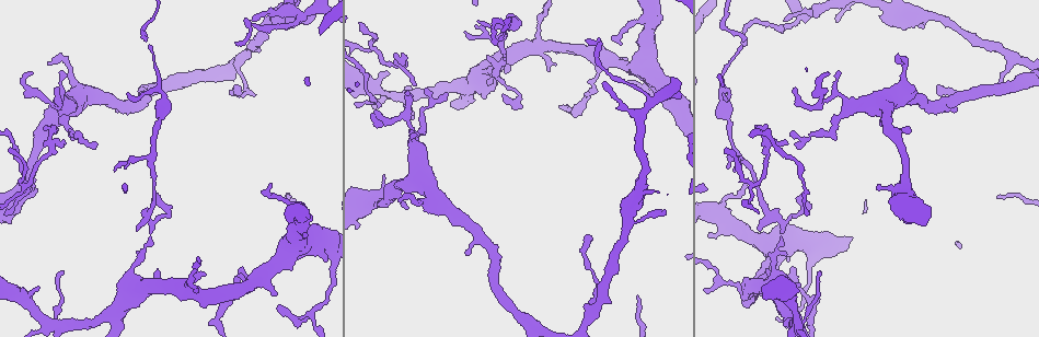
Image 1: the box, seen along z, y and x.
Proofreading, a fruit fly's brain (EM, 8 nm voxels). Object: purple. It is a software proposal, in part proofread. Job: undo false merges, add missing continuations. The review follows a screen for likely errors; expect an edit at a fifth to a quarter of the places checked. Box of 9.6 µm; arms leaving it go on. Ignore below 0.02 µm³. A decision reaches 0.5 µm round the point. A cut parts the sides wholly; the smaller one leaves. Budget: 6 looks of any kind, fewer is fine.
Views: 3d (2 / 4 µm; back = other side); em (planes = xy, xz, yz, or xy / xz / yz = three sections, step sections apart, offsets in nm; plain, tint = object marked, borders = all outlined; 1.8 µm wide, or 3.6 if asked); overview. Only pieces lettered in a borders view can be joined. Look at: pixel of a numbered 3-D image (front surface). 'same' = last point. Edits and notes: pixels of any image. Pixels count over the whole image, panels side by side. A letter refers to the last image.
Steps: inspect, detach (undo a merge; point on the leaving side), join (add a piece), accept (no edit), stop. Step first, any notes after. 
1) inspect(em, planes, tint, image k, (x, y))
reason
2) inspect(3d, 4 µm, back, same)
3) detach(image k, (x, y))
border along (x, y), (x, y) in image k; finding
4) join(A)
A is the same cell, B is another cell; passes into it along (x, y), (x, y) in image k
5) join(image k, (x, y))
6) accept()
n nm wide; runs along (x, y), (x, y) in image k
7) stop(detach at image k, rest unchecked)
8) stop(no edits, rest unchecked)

inspect(3d, 4 µm, image 1, (149, 46))
branch stops here

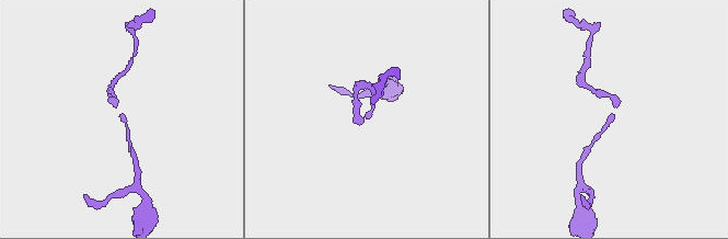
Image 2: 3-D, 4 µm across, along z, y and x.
inspect(em, xz, step 4, borders, image 2, (369, 118))

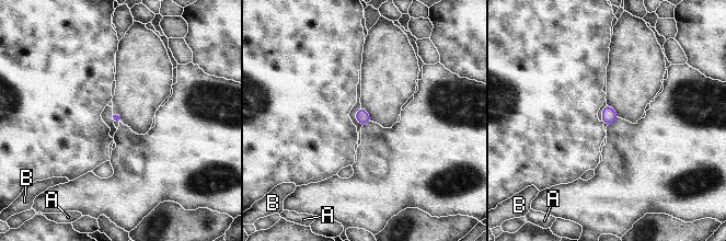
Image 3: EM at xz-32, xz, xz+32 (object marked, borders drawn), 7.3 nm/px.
inspect(em, planes, borders, same)
another direction

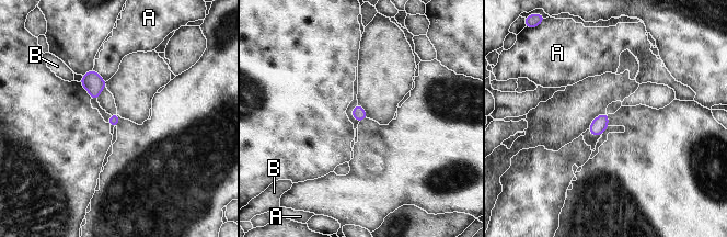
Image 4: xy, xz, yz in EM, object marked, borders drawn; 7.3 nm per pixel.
accept()
A touches over 140 nm; A and B are other cells; none of them fits

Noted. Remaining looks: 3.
inspect(3d, 2 µm, back, image 1, (154, 143))
a narrow waist

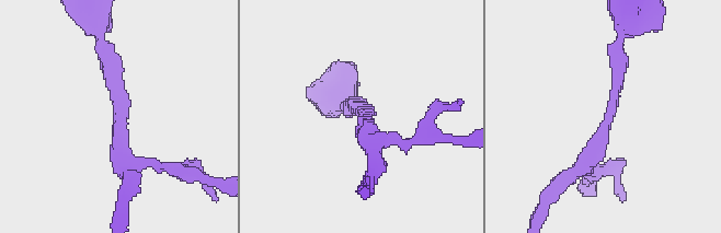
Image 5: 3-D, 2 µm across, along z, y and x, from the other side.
inspect(em, planes, borders, image 5, (121, 113))
need the tissue

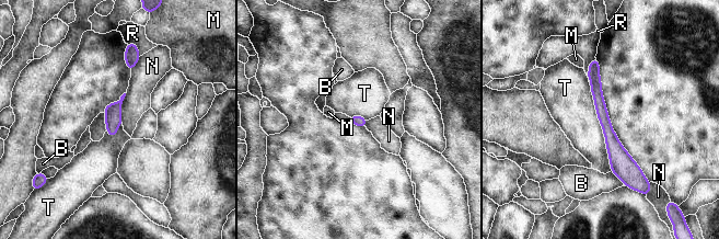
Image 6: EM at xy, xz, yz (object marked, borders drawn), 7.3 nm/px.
accept()
B, M, N, R and T are other cells; border along (590, 84), (612, 170) in image 6; one neuron here

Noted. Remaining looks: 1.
inspect(em, planes, borders, image 1, (59, 72))
tapers out

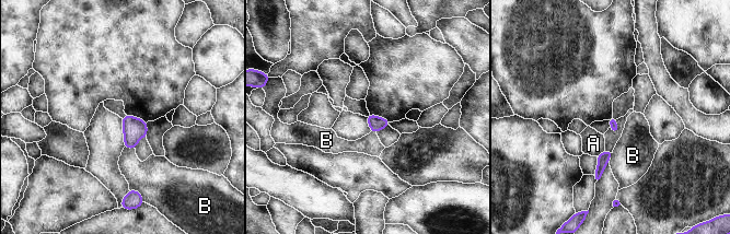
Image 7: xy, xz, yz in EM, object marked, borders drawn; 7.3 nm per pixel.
accept()
A and B are other cells; border along (129, 189), (135, 189), (140, 195) in image 7; none of them fits

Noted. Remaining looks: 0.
stop(no edits, rest unchecked)

